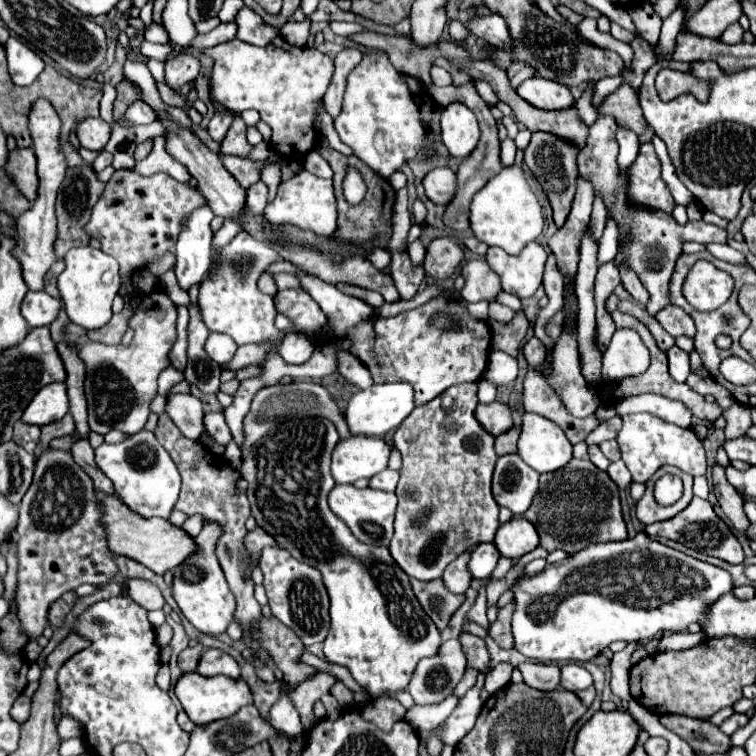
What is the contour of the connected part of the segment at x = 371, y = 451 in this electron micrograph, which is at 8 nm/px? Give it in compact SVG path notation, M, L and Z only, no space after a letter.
M353 436L341 440L333 450L331 474L337 484L353 484L359 478L371 478L389 462L391 448L383 438Z

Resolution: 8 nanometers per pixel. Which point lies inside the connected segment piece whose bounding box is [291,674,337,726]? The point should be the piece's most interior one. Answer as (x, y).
(307, 693)

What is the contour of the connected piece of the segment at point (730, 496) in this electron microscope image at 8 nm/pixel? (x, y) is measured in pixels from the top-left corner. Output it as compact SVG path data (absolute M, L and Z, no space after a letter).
M715 464L713 466L713 488L715 488L715 496L719 500L721 510L725 512L725 516L733 522L733 526L739 532L745 532L745 528L749 526L749 520L743 512L743 498L741 494L727 482L725 478L725 468Z

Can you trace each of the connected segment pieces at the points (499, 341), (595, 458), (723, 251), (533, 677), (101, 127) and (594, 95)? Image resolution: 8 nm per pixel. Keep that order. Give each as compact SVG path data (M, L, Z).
M517 312L513 322L507 326L495 322L495 326L491 326L491 332L493 332L491 350L503 350L509 356L517 356L523 344L523 338L527 334L527 328L529 328L529 322L523 312Z
M589 446L589 456L591 456L591 462L593 462L599 470L607 470L607 466L611 464L611 462L603 456L603 452L599 450L599 446Z
M707 244L705 246L715 258L721 258L721 260L727 260L727 262L737 262L737 264L743 264L745 262L745 256L741 252L737 252L735 248L731 248L729 244L725 244L723 248L719 248L717 244Z
M523 662L517 666L523 674L523 680L527 686L543 692L551 692L559 688L561 670L555 664L539 664L539 662Z
M87 118L77 126L77 138L83 148L101 152L109 140L109 124L103 118Z
M619 76L599 80L599 82L593 86L593 92L591 92L591 106L593 106L593 108L599 108L599 106L601 106L601 100L603 100L605 96L609 96L619 84L621 84L621 78L619 78Z

